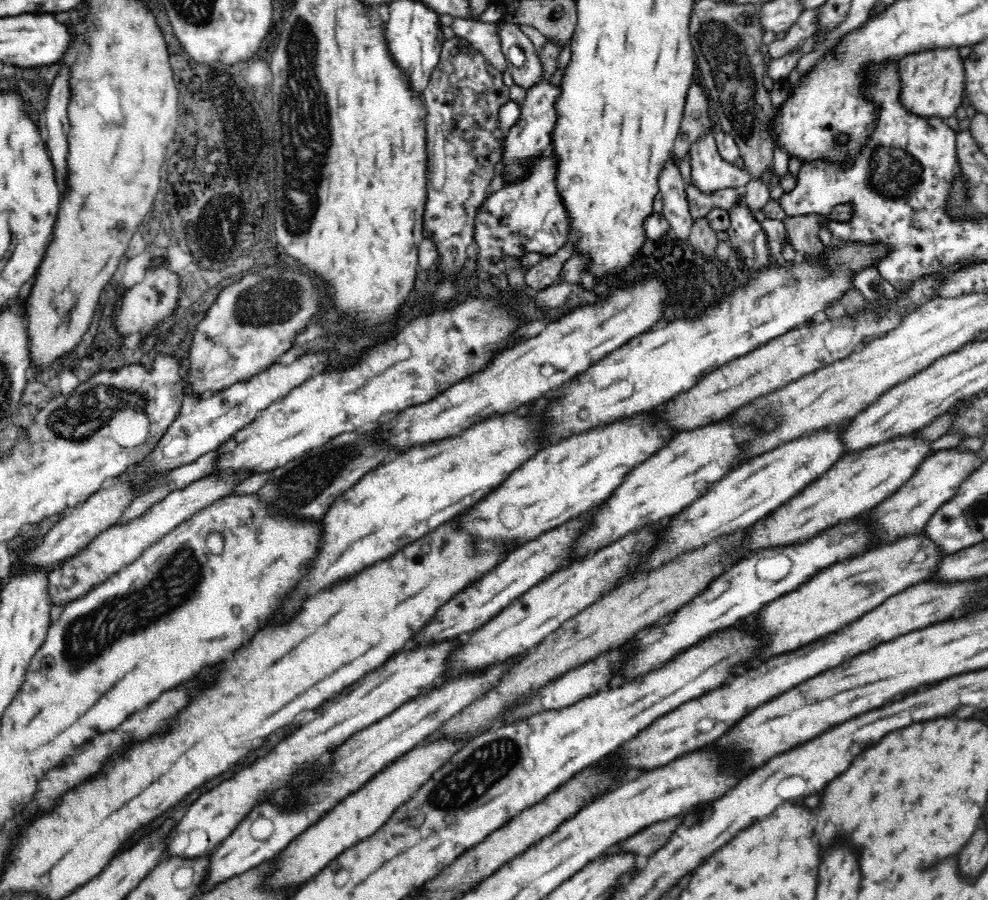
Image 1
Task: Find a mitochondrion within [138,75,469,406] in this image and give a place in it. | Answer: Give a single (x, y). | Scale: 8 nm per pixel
(279, 301)

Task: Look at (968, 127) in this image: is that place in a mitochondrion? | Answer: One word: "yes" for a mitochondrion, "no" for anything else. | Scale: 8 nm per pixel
no

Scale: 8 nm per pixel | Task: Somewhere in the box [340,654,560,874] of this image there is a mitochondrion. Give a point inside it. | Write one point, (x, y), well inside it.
(473, 778)

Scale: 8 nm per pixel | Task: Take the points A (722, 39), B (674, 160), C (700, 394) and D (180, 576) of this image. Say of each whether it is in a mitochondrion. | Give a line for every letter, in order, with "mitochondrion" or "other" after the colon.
A: mitochondrion
B: other
C: other
D: mitochondrion

